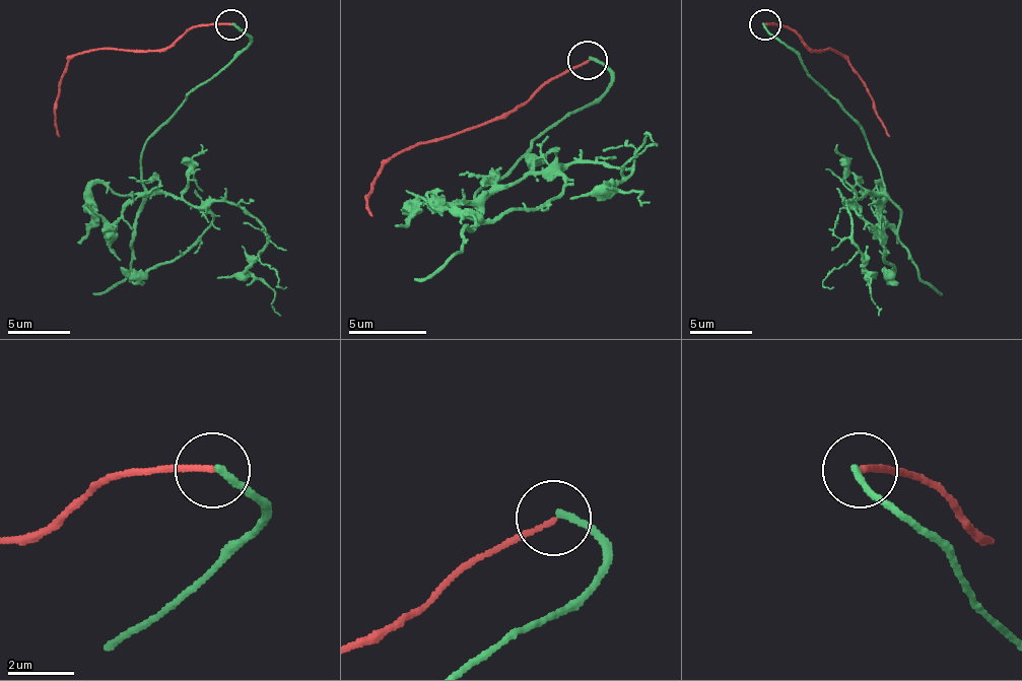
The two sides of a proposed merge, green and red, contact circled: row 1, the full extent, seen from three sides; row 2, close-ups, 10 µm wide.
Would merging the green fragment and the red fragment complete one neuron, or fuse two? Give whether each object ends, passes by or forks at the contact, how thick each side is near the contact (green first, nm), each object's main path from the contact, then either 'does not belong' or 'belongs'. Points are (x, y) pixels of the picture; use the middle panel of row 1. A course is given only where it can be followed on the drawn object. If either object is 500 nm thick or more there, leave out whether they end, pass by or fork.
green ends | red ends | 220/160 nm | green via (588, 59), (611, 82), (553, 121), (475, 207), (541, 172), (600, 164), (631, 168), (608, 188), (651, 203) | red via (588, 59), (541, 86), (498, 118), (401, 148), (382, 168), (365, 195), (365, 207), (373, 215) | does not belong

